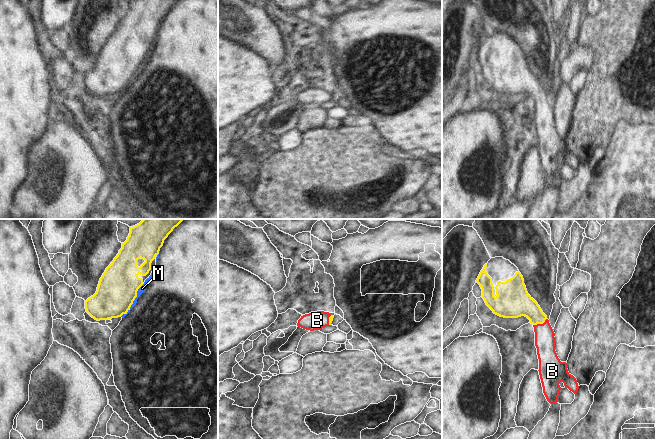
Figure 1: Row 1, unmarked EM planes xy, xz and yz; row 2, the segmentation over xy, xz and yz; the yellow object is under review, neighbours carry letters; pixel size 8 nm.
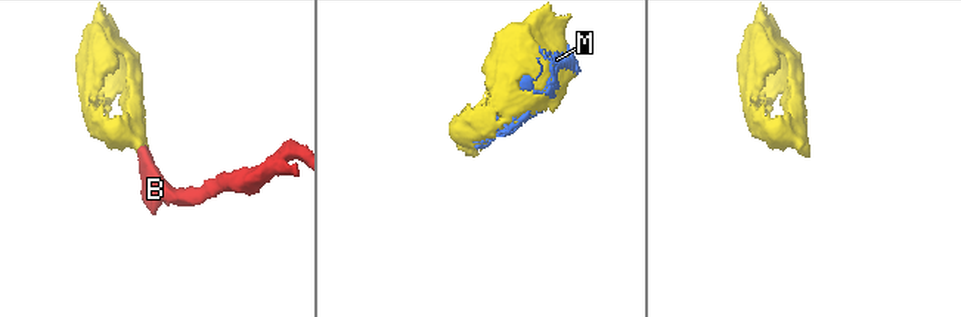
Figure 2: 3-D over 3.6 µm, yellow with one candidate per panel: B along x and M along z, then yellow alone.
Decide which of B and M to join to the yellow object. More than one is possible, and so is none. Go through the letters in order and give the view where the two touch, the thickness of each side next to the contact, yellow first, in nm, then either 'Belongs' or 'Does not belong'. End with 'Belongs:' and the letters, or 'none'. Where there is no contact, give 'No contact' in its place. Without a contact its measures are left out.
B: Touches yellow in yz. Thickness 220 nm (yellow) against 160 nm. Belongs
M: Touches yellow in xy. Thickness 320 nm (yellow) against 50 nm. Belongs
Belongs: B, M.

